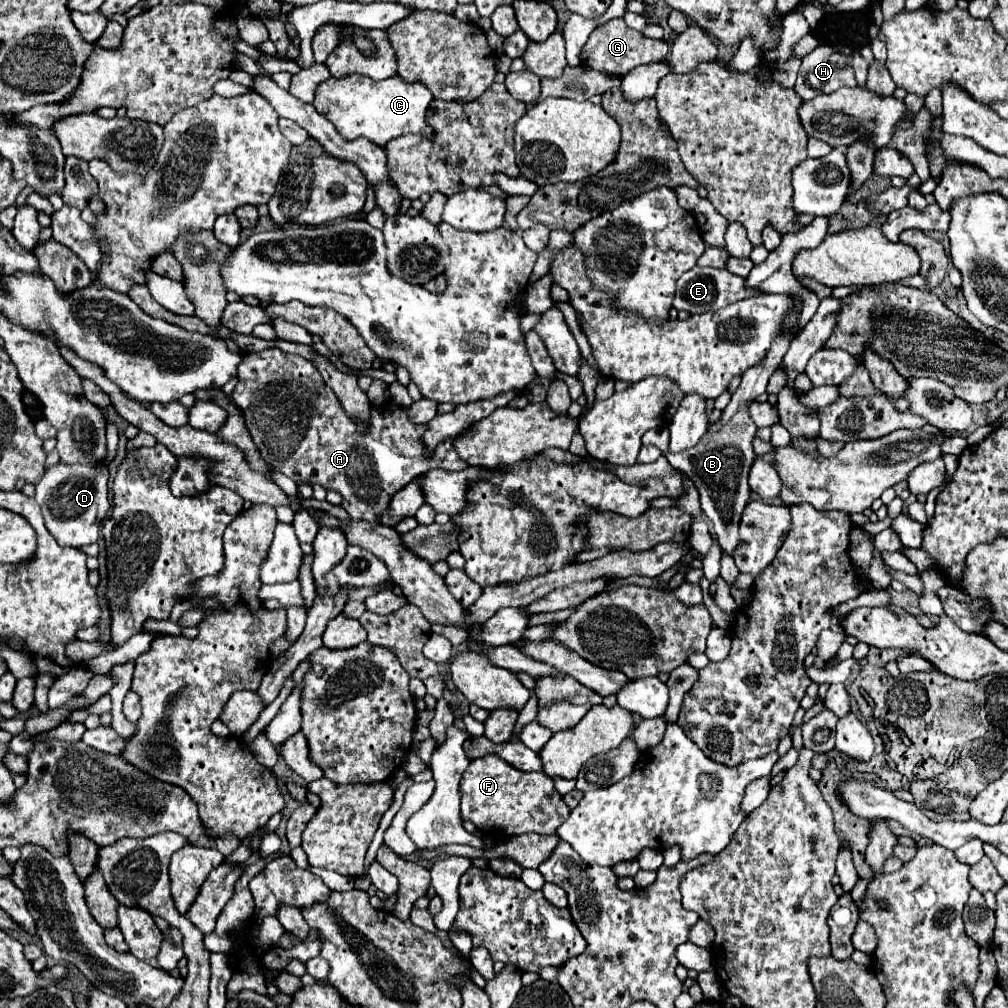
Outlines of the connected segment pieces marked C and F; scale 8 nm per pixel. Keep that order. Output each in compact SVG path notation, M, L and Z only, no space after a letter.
M349 74L345 78L329 78L327 82L319 84L315 90L313 106L347 140L355 140L363 136L375 142L377 146L385 148L389 140L405 136L405 134L427 136L425 112L431 100L433 100L431 92L421 82L407 84L399 76L391 76L387 80L375 82L361 74Z
M483 756L477 760L471 760L460 782L461 792L461 816L465 820L471 820L481 832L497 838L513 838L525 832L535 834L555 834L557 828L569 818L569 808L563 800L563 796L555 790L555 784L549 776L543 772L521 772L517 768L507 766L499 756Z

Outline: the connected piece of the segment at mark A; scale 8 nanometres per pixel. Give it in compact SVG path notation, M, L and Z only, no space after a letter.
M277 348L243 356L243 362L239 364L239 384L233 390L233 400L245 414L245 426L251 434L251 440L259 448L261 458L271 468L293 478L299 484L321 484L325 490L339 492L343 498L341 506L353 520L377 522L381 512L387 510L391 496L427 470L443 468L459 472L469 466L459 458L453 446L455 438L443 440L433 452L429 452L421 440L427 424L413 424L408 417L408 409L393 402L371 405L371 418L367 422L347 416L335 392L325 386L321 374L307 358L285 354Z

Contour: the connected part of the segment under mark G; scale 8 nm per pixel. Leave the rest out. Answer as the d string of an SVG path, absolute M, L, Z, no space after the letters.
M613 18L611 22L607 22L607 24L593 30L587 44L583 46L581 64L589 66L589 68L595 68L595 70L601 70L601 72L607 72L607 74L623 76L629 70L633 70L635 66L651 64L651 62L663 62L667 52L669 52L669 46L667 46L665 40L641 38L641 32L629 28L623 22L623 18Z

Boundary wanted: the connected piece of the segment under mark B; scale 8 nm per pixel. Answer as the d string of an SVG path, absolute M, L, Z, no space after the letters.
M741 404L737 414L717 432L705 432L703 438L689 450L683 452L669 452L669 432L667 428L653 428L643 434L643 444L659 446L663 456L669 460L669 464L675 470L681 470L689 476L689 480L699 490L699 502L703 514L713 522L713 532L717 536L717 542L721 546L723 554L733 556L733 550L739 542L739 522L743 516L743 508L749 502L751 488L747 484L749 468L755 460L751 440L757 432L757 426L753 424L749 416L749 404Z

